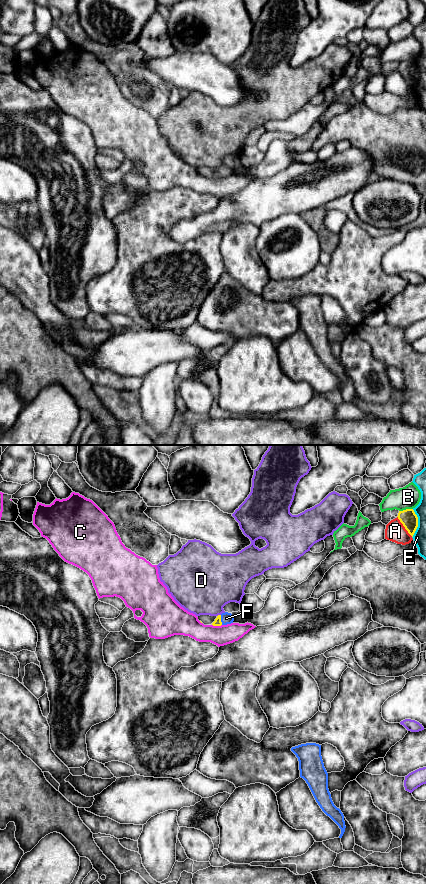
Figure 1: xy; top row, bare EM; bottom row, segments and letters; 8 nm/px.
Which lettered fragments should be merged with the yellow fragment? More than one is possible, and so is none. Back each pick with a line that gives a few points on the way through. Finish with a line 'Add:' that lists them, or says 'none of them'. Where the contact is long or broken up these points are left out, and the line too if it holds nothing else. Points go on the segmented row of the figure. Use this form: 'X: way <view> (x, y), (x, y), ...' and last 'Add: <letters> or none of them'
F: way xy (217, 622), (220, 620), (226, 618)
Add: F

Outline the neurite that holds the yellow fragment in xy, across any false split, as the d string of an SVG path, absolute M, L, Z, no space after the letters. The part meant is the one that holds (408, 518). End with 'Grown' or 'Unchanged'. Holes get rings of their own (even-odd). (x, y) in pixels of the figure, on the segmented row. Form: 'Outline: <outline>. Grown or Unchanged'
Outline: M406 509L399 511L398 519L403 524L408 533L413 537L417 527L418 527L418 517L413 509Z. Unchanged

